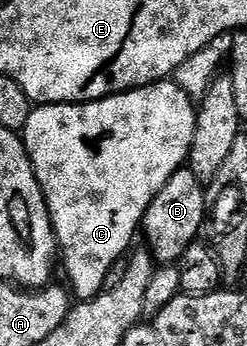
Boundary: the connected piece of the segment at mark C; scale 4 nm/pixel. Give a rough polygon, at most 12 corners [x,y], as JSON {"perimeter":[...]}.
{"perimeter":[[171,78],[32,107],[21,133],[66,283],[103,291],[186,165]]}

